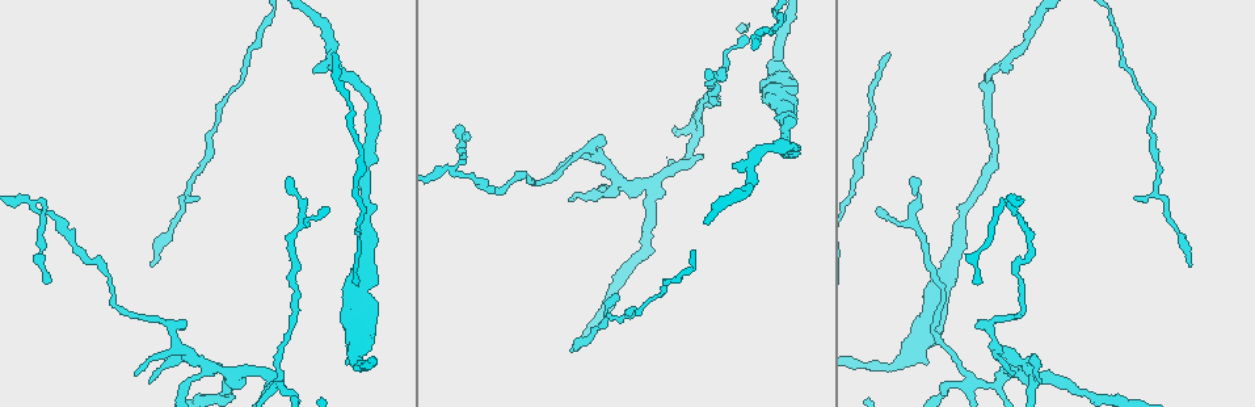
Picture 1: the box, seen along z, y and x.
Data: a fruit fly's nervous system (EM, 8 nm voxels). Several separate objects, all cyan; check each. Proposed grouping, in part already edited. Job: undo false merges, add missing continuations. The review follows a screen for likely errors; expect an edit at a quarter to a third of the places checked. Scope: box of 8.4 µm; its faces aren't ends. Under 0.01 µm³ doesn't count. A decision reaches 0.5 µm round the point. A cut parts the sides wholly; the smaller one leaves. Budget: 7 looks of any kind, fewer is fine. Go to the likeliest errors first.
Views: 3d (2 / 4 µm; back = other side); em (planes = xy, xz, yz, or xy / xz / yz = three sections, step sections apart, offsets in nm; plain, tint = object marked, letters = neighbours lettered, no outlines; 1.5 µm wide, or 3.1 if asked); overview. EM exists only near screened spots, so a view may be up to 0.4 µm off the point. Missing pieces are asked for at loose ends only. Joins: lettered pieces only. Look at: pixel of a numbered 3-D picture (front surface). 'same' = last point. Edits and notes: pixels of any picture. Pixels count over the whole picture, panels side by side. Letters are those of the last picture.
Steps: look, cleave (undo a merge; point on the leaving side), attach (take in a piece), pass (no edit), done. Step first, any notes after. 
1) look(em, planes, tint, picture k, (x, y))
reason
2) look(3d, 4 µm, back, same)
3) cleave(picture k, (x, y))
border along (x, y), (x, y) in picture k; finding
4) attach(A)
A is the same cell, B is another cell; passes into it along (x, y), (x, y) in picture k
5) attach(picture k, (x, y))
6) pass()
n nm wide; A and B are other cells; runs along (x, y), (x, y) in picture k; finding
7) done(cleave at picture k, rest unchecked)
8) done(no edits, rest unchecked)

look(3d, 4 µm, picture 1, (773, 70))
thick turns thin

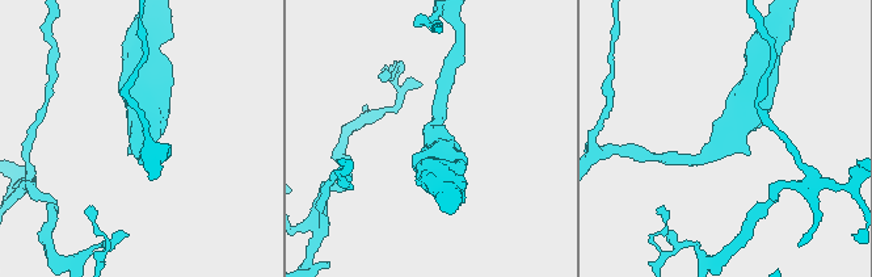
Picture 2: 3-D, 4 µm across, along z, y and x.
look(em, planes, letters, picture 2, (435, 138))
arms of 180, 500 nm; now the EM

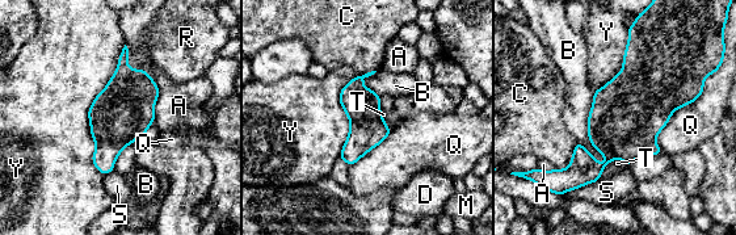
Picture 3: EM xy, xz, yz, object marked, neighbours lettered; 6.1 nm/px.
pass()
380 nm wide; A, B, C, D, M, Q, R, S, T and Y are other cells; border along (125, 43), (88, 110), (102, 175) in picture 3; one cell here

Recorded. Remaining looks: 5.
look(em, xz, step 8, tint, picture 1, (653, 187))
arms part here

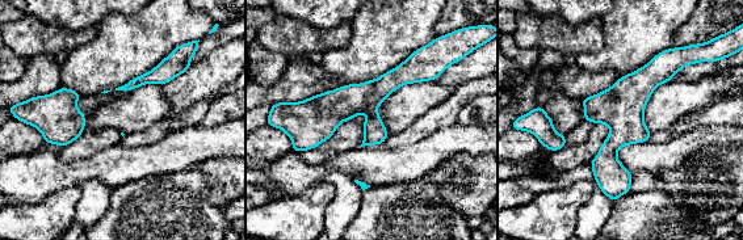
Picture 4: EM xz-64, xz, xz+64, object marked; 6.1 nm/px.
look(em, planes, letters, same)
cut it another way

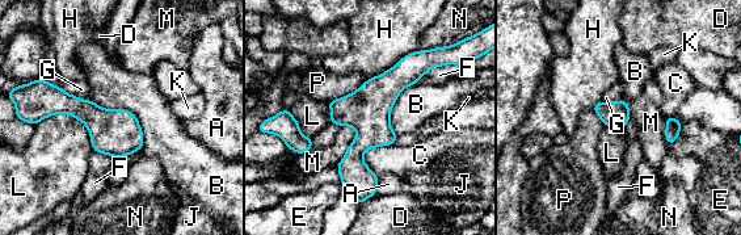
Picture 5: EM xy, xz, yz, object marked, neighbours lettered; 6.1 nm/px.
pass()
A, B, C, D, E, F, G, H, J, K, L, M, N and P are other cells; runs along (416, 57), (371, 104), (356, 194) in picture 5; continuous, no second cell

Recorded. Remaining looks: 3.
look(em, planes, letters, picture 1, (36, 205))
sharp bend

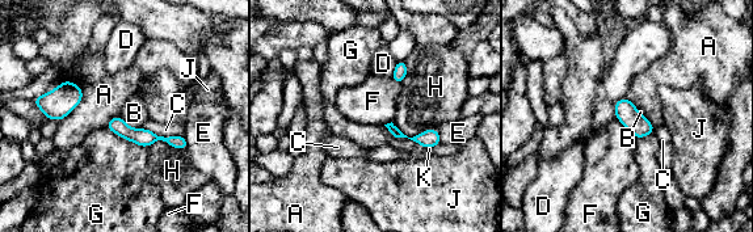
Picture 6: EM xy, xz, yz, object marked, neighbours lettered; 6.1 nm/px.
pass()
100 nm wide; A, B, C, D, E, F, G, H, J and K are other cells; runs along (112, 125), (134, 135), (183, 144) in picture 6; all the same cell

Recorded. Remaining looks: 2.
done(no edits, rest unchecked)

